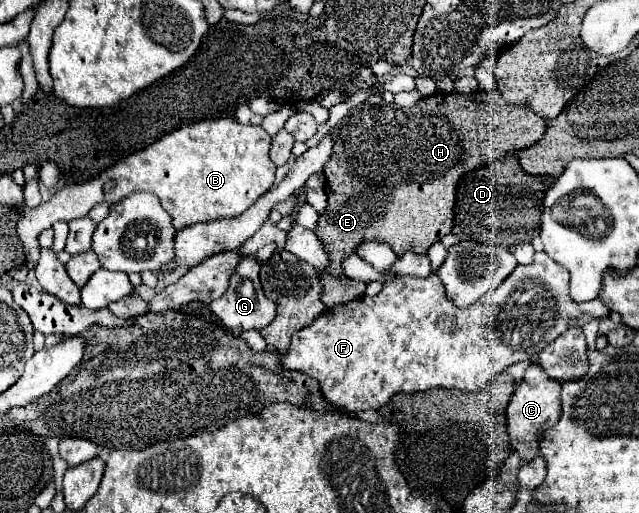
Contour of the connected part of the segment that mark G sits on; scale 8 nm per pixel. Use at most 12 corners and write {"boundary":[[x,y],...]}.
{"boundary":[[243,255],[227,293],[211,303],[229,329],[263,329],[275,303],[255,257]]}

